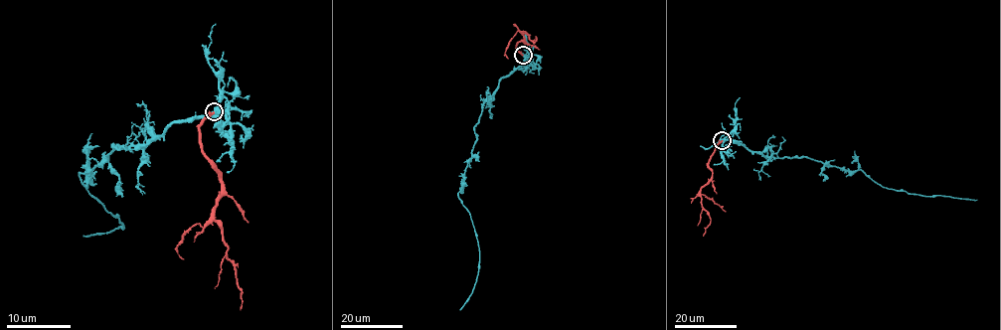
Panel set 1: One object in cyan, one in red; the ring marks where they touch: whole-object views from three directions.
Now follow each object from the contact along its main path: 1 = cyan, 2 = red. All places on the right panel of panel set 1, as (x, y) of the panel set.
1: (722, 140), (738, 142), (773, 158), (808, 157), (848, 171), (860, 169), (882, 186), (909, 193), (976, 200)
2: (722, 140), (709, 163), (712, 177), (700, 192), (701, 204), (710, 219), (703, 236)

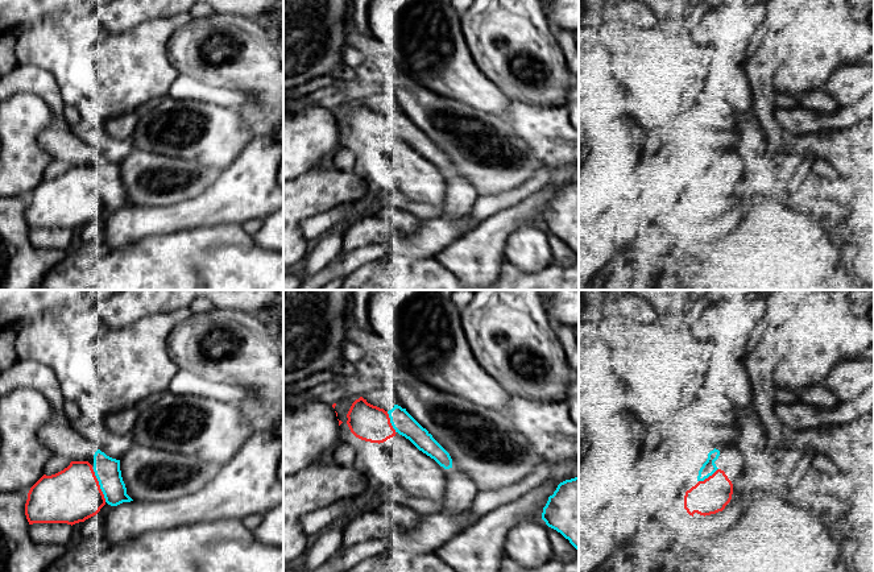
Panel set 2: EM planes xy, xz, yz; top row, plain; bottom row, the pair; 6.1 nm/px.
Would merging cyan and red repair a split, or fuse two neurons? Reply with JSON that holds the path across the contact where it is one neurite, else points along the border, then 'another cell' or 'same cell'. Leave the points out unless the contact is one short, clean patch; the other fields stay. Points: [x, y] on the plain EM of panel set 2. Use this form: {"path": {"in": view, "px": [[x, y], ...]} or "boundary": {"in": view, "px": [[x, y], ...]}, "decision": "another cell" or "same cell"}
{"decision": "another cell"}

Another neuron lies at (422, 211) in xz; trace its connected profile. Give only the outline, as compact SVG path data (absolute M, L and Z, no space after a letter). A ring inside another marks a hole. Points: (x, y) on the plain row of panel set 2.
M410 200L405 206L405 211L417 216L419 220L435 219L440 216L440 211L438 208L428 204L414 203Z

